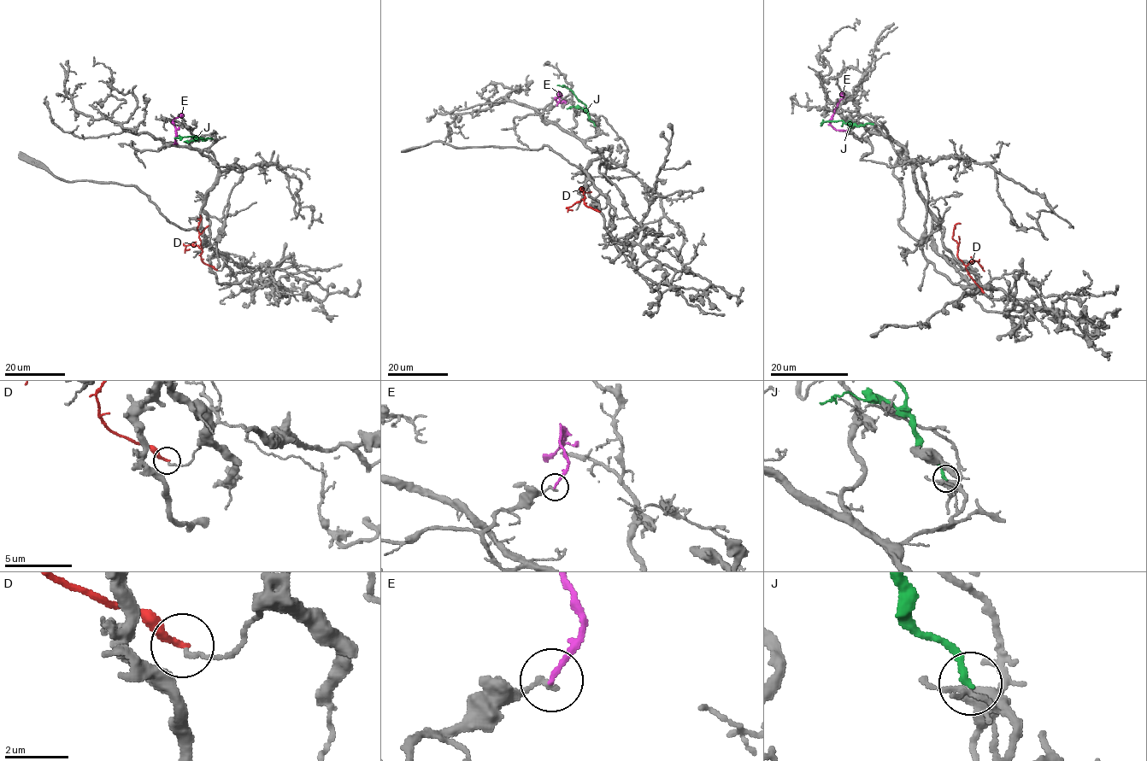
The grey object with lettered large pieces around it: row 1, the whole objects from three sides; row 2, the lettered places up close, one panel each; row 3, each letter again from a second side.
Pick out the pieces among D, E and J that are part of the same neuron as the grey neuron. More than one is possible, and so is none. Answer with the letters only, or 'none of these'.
none of these

